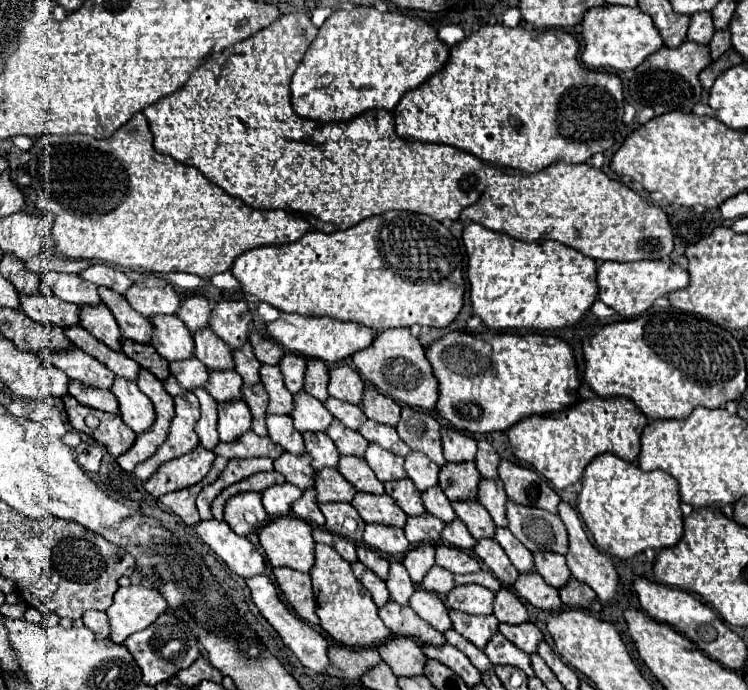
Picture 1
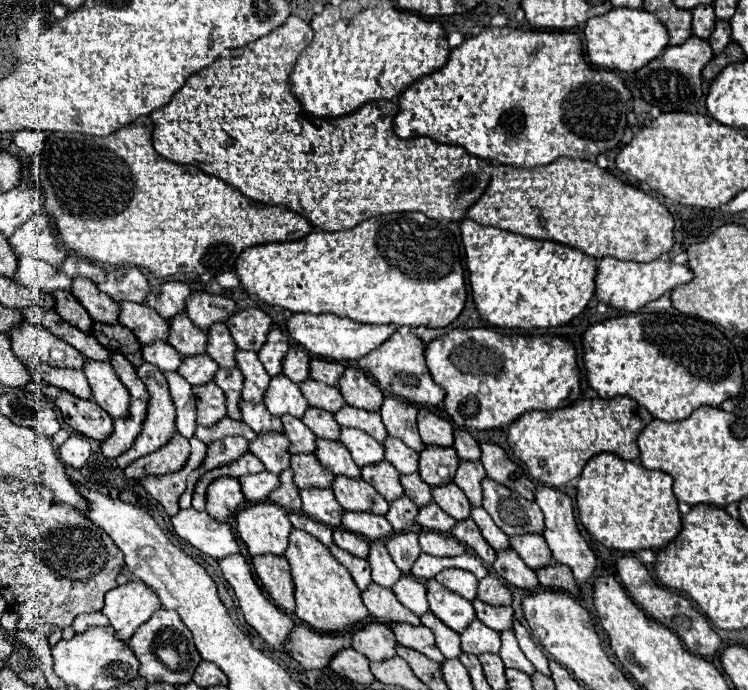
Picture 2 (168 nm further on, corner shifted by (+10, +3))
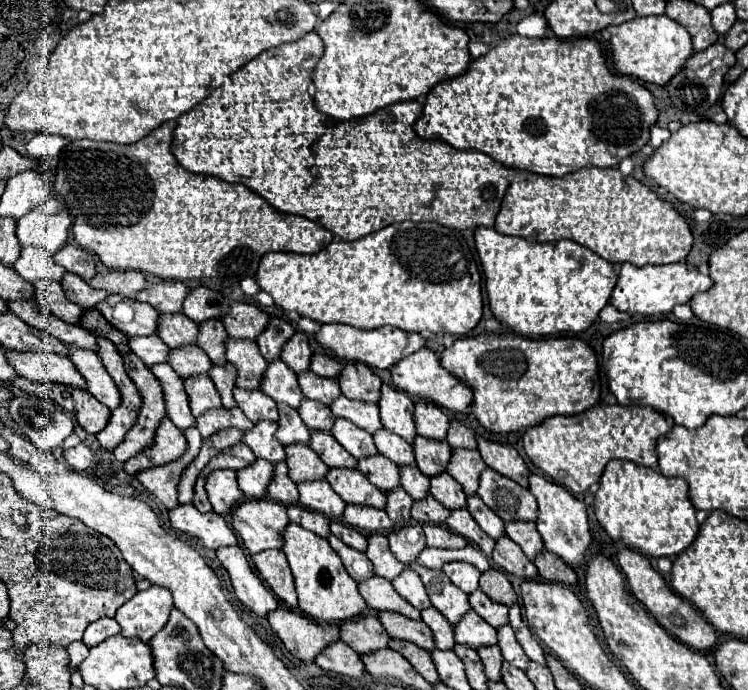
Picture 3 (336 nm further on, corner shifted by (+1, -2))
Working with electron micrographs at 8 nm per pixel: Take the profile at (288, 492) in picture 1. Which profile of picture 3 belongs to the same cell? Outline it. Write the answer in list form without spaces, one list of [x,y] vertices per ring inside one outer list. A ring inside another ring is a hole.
[[[257,458],[255,466],[247,466],[247,470],[237,472],[239,488],[251,500],[261,500],[267,494],[267,488],[275,476],[275,468],[271,462]]]

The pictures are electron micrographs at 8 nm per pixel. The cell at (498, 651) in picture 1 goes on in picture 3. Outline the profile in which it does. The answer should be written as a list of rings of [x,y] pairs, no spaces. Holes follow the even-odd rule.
[[[471,610],[455,626],[455,642],[469,646],[473,650],[479,650],[483,646],[495,646],[497,644],[497,630]]]

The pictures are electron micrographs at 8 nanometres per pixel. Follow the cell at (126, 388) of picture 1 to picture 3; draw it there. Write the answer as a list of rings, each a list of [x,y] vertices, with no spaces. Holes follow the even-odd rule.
[[[69,346],[69,360],[77,366],[81,376],[87,380],[87,390],[109,410],[119,408],[121,404],[121,394],[119,388],[115,386],[113,378],[107,374],[103,362],[97,358],[95,352],[91,350],[79,350],[75,346]]]

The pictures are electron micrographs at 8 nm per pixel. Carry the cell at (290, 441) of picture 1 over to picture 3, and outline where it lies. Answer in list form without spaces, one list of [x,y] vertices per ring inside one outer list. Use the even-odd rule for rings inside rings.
[[[235,388],[235,394],[233,396],[237,400],[237,406],[245,412],[245,416],[253,424],[257,424],[261,420],[271,420],[271,422],[277,422],[279,420],[279,412],[277,412],[275,400],[267,398],[261,390],[251,392],[251,390]]]

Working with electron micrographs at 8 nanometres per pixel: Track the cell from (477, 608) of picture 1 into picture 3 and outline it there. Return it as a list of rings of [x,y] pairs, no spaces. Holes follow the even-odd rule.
[[[451,562],[447,566],[443,566],[443,572],[449,576],[449,580],[461,588],[465,594],[471,594],[477,590],[477,584],[479,584],[479,576],[481,572],[475,570],[475,566],[471,564],[465,564],[465,562]]]

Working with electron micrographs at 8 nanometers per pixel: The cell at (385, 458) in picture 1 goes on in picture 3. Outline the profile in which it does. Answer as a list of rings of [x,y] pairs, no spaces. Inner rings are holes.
[[[337,418],[331,434],[357,460],[369,458],[369,456],[375,456],[377,454],[377,446],[373,442],[373,436],[369,432],[365,432],[363,428],[355,426],[353,422],[347,422],[343,418]]]

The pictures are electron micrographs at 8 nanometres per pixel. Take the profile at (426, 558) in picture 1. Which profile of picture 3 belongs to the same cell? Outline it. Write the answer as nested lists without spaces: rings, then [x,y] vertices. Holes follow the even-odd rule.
[[[413,522],[411,526],[403,526],[395,532],[391,532],[387,538],[389,538],[391,552],[405,566],[411,566],[411,562],[417,560],[417,556],[421,554],[423,546],[425,546],[423,526],[419,522]]]

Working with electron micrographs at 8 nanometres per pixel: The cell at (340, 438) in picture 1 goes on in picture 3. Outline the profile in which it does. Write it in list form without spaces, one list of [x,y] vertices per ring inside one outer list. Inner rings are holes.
[[[303,398],[301,406],[299,406],[299,416],[309,426],[309,430],[329,432],[335,424],[335,416],[329,410],[329,406],[315,402],[315,400],[307,400],[307,398]]]

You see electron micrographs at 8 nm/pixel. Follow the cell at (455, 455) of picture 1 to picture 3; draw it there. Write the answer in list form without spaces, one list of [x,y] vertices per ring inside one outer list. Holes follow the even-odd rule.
[[[417,402],[415,404],[415,426],[417,426],[419,436],[433,438],[433,440],[445,440],[451,422],[447,414],[433,402]]]

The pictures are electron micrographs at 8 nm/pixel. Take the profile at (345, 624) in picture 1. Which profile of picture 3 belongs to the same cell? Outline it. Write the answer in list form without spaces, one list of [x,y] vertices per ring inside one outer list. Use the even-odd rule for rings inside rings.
[[[291,522],[287,526],[283,552],[293,570],[295,588],[299,596],[299,610],[303,614],[321,624],[335,624],[335,622],[347,622],[365,612],[367,604],[357,590],[357,582],[347,574],[341,558],[325,538],[319,538],[317,534]]]

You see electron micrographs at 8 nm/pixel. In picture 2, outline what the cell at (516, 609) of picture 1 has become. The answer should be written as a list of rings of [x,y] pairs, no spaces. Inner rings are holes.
[[[486,575],[478,581],[478,599],[488,605],[510,605],[512,593],[496,575]]]

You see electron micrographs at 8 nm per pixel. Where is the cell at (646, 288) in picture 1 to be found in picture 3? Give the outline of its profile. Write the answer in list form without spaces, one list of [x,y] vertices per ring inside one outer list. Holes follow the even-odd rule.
[[[629,262],[621,264],[617,284],[611,294],[611,304],[629,314],[643,314],[643,316],[653,316],[653,314],[669,314],[673,306],[677,304],[687,304],[691,296],[697,292],[709,290],[713,280],[705,274],[701,274],[697,268],[691,264],[679,262],[679,264],[665,264],[665,266],[635,266]]]

